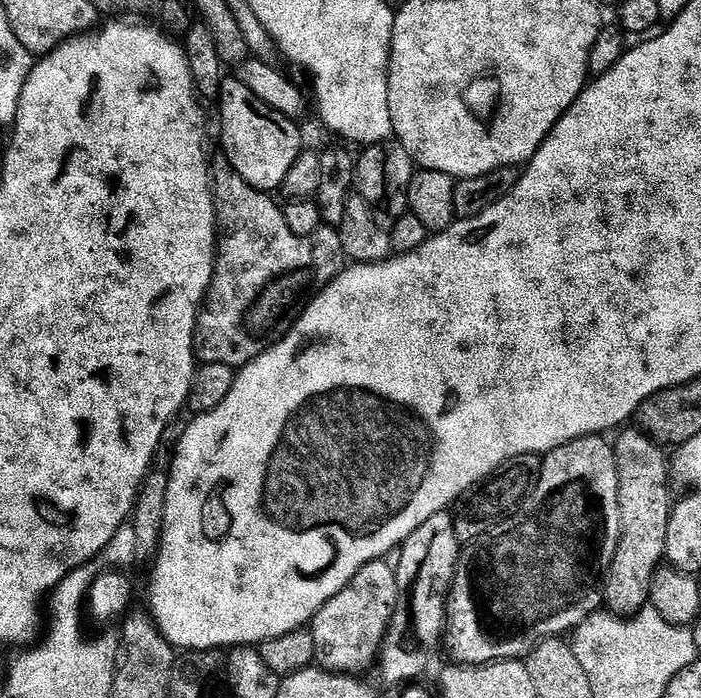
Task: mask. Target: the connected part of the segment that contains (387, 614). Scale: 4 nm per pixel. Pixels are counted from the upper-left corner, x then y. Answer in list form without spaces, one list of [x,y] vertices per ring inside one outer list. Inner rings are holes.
[[[387,559],[371,560],[354,574],[354,578],[330,602],[326,602],[310,621],[310,630],[316,637],[319,655],[329,660],[333,669],[345,674],[355,673],[377,659],[388,632],[388,623],[396,612],[396,603],[400,600],[401,577],[396,575]]]

